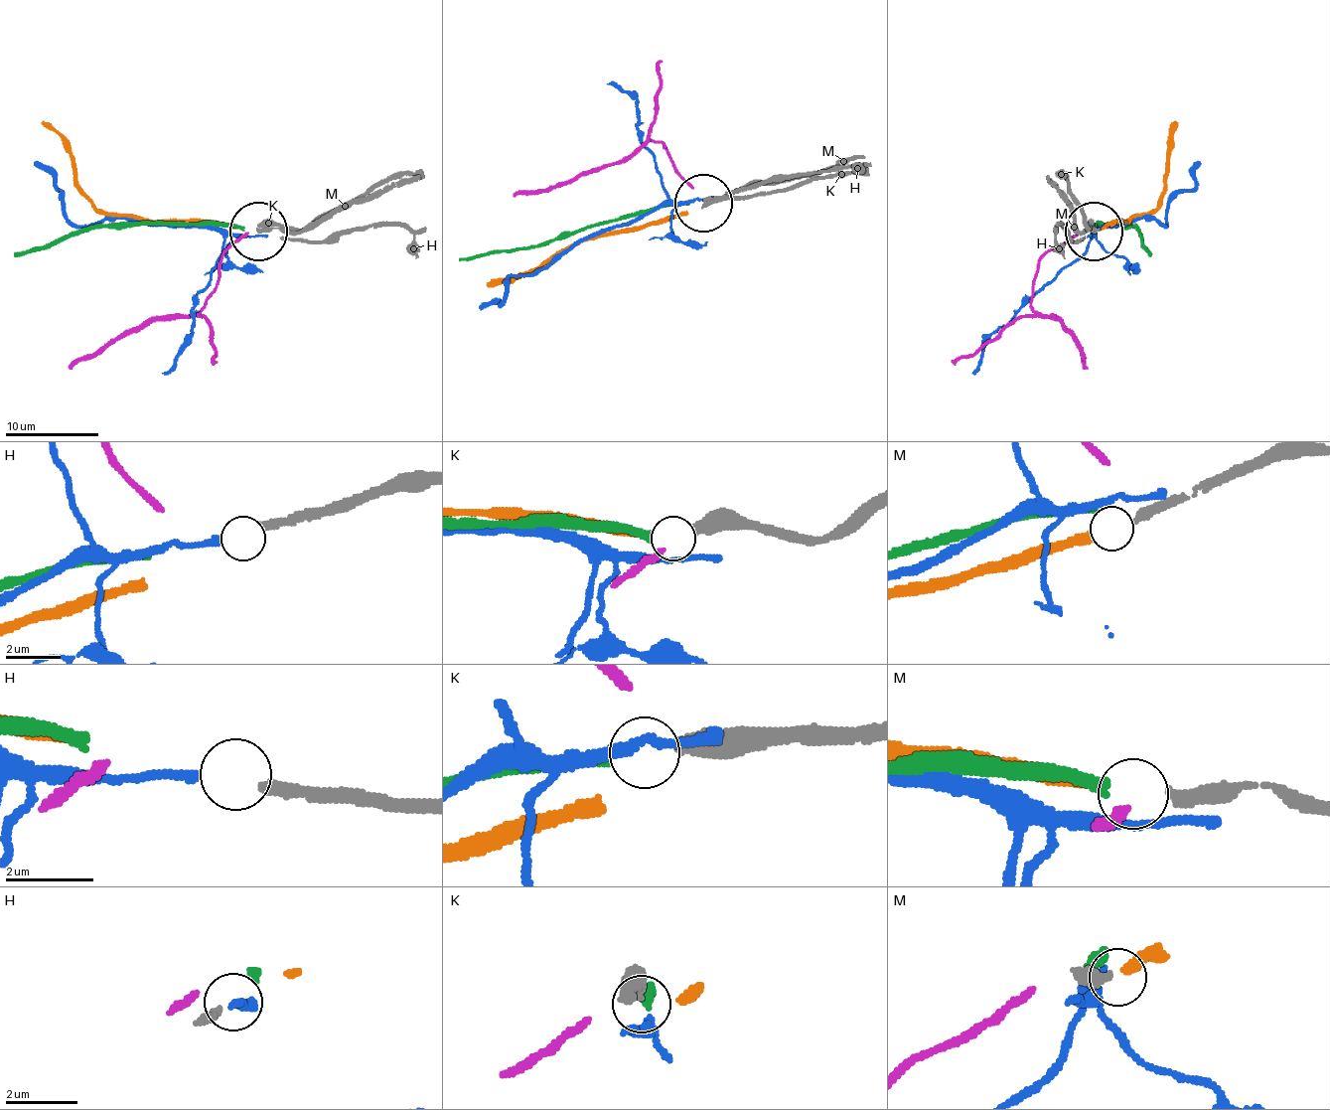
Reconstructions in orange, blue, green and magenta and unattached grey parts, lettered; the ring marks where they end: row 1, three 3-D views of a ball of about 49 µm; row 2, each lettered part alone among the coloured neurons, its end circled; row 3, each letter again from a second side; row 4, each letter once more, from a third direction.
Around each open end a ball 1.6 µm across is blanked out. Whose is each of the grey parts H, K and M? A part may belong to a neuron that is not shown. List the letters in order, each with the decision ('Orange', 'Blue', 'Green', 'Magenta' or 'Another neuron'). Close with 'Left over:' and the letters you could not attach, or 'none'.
H: Blue
K: Green
M: Orange
Left over: none

